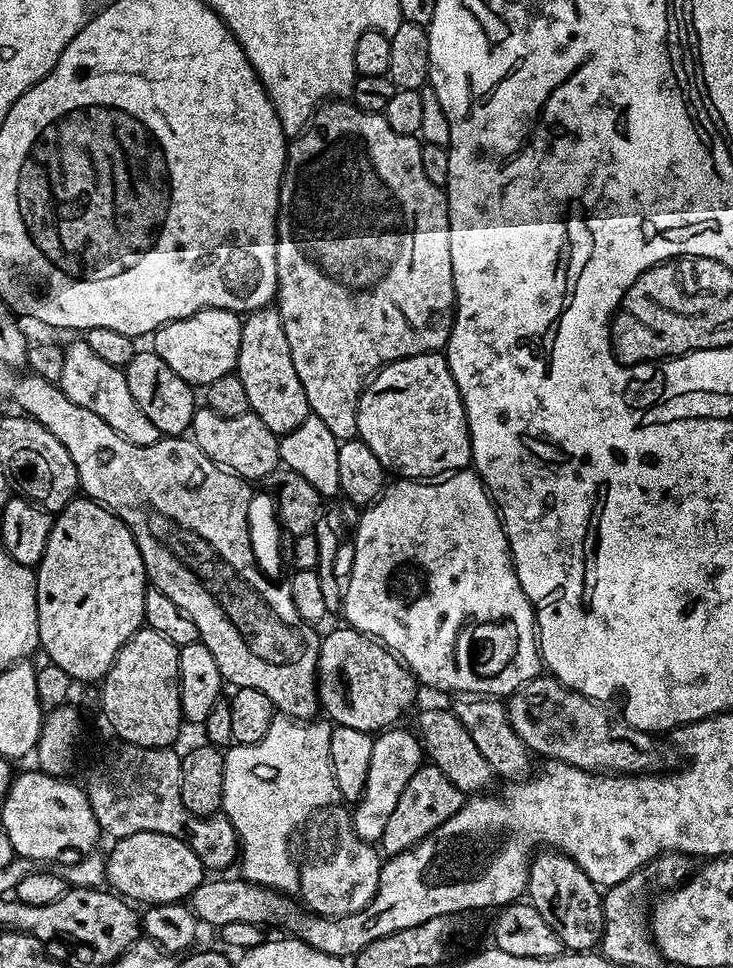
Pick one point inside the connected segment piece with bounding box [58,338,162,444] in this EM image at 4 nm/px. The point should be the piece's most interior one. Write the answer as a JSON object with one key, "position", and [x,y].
{"position":[87,380]}

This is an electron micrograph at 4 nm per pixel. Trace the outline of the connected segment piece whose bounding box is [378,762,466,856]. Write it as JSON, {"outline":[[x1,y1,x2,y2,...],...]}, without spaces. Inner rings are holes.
{"outline":[[425,763,406,782,406,790,402,790,402,798,394,806,394,814,390,814,390,822,386,822,386,830,378,842,379,847,383,849,388,856,397,856,400,852,405,852,407,848,413,848,419,840,425,840,430,833,438,830,442,822,446,822,459,808,464,805,466,796,431,764]]}

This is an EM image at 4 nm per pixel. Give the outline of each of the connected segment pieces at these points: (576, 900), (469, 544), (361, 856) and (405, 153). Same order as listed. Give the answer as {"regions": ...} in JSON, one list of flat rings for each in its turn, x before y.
{"regions":[[[540,850,528,865,527,899,542,914,546,926,558,934,569,952,590,952,604,936,604,901,601,889,572,859,559,850]],[[461,470,437,479,435,482,421,482,400,478,397,484,389,483,377,500,363,509,364,512,354,524,356,545,354,546,354,566,350,570,348,584,342,590,343,623,356,628,364,636,380,641,390,652,396,653,404,665,416,676,421,685,437,688,440,692,456,692,452,694,475,694,493,698,507,698,519,692,525,684,535,680,542,672,540,646,536,638,536,612,526,598,522,586,518,582,518,574,512,565,512,551,508,548,508,539,504,533,504,524,500,521,500,513,488,494,487,488,480,481,475,470]],[[335,803,328,808,321,808,302,832,304,853,298,856,298,896,303,907,318,916,338,917,362,910,374,898,380,881,381,853,358,838,352,825,351,811,347,807,340,807,339,803]],[[325,102,316,109,308,127,288,145,284,163,284,181,280,184,280,201,276,211,276,299,274,306,280,312,290,342,290,358,298,370,298,382,306,390,309,413,322,420,334,438,343,442,357,439,358,414,356,404,365,384,395,360,417,356,423,352,438,352,447,345,452,333,456,306,454,274,450,262,450,222,448,197,444,188,434,186,422,170,421,141,416,136,398,134,390,130,390,122,378,112,367,112,351,102]]]}

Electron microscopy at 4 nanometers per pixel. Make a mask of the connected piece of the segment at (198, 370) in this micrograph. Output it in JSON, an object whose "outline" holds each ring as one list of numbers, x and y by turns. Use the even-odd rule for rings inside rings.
{"outline":[[203,308,190,314,184,320,172,320,169,324,162,325,161,328,151,333,151,340,151,351,156,352,158,358,162,358,162,362,166,362,166,366,170,366,174,374,178,374,178,378,182,378,187,384,193,386,203,386,235,372,238,362,238,346,242,342,242,320,237,313,230,310]]}

